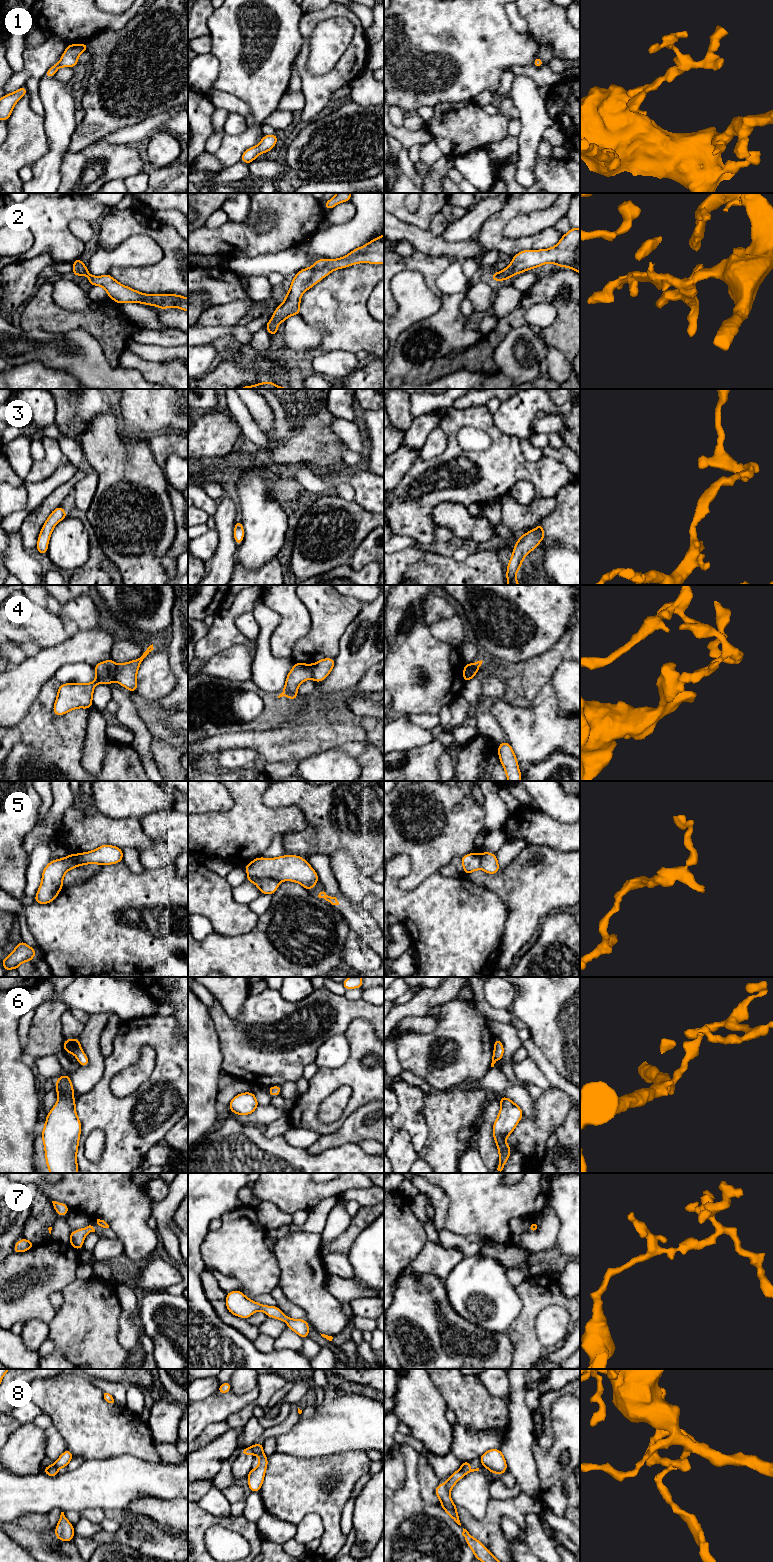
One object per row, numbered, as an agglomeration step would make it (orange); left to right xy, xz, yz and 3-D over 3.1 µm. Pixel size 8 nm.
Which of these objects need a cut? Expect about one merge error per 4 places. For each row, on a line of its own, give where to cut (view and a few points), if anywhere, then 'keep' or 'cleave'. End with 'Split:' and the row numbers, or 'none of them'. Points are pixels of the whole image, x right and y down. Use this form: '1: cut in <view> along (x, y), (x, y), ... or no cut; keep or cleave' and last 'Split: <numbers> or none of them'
1: no cut; keep
2: no cut; keep
3: no cut; keep
4: cut in xy along (117, 665), (114, 680); cleave
5: cut in xz along (248, 875), (273, 878), (278, 881); cleave
6: no cut; keep
7: no cut; keep
8: cut in xz along (251, 1447), (254, 1454); cleave
Split: 4, 5, 8

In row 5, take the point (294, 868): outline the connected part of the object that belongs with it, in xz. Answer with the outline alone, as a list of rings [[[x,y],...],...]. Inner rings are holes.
[[[284,855],[277,858],[257,857],[244,866],[249,877],[272,878],[277,881],[294,881],[307,891],[319,881],[316,871],[302,857]]]

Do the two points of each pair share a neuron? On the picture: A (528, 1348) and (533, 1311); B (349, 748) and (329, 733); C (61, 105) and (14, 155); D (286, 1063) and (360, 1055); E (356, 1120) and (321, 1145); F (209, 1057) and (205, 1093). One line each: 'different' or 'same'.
A: same
B: different
C: different
D: different
E: same
F: same

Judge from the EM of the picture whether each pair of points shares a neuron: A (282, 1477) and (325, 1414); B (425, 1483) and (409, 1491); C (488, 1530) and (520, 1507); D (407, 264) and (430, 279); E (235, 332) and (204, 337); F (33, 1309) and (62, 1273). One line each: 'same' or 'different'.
A: different
B: different
C: same
D: same
E: same
F: same

